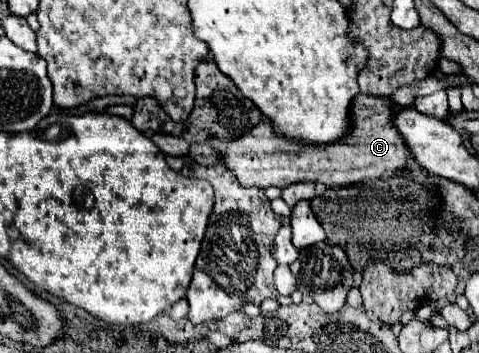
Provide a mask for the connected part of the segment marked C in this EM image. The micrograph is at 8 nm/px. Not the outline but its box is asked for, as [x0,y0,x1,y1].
[210,93,412,187]

